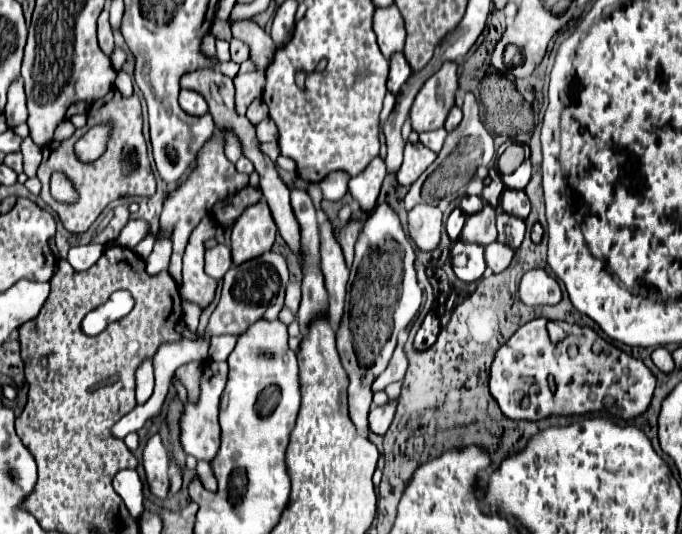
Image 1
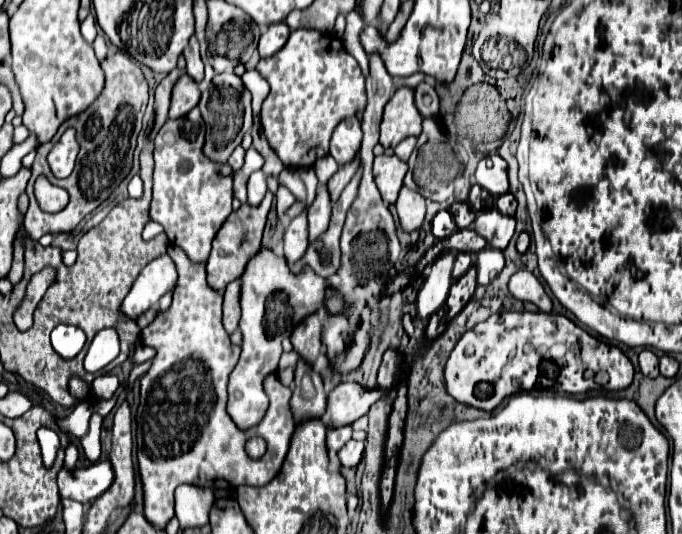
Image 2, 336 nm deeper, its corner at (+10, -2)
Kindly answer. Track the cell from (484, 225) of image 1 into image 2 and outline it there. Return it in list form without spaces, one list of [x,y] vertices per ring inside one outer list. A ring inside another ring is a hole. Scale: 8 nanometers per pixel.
[[[444,252],[436,264],[430,266],[430,274],[420,286],[416,298],[416,316],[418,320],[426,322],[434,312],[438,312],[446,300],[446,294],[452,284],[452,266],[454,266],[454,252]]]

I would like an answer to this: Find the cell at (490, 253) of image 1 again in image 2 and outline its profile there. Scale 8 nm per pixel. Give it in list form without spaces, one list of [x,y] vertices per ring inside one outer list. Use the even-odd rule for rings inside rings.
[[[486,246],[478,254],[474,254],[474,264],[478,268],[478,284],[486,286],[504,268],[504,254],[502,254],[502,250],[496,250],[492,246]]]

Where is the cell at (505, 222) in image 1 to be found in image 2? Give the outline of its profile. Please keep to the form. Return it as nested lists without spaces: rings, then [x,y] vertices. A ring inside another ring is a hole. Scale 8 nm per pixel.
[[[496,208],[492,210],[484,210],[476,214],[476,222],[474,222],[474,230],[486,238],[486,242],[492,248],[504,250],[514,234],[514,226],[516,220],[512,216],[504,216],[502,212],[496,212]]]

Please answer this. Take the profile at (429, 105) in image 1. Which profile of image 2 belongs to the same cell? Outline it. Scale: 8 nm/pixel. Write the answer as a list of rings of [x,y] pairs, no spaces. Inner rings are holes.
[[[398,88],[392,100],[384,108],[384,118],[380,124],[380,144],[384,148],[394,148],[408,136],[420,134],[422,116],[416,112],[416,104],[412,100],[414,90]]]

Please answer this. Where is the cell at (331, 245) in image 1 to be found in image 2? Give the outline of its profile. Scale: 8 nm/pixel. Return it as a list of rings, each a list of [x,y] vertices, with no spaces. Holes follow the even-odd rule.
[[[320,188],[312,206],[308,208],[308,226],[310,226],[310,240],[316,240],[320,234],[326,232],[330,222],[330,196],[326,188]]]

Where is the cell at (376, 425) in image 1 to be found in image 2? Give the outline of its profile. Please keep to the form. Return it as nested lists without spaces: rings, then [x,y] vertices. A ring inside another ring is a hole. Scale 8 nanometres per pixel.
[[[350,440],[340,452],[338,452],[338,458],[340,458],[340,464],[346,466],[346,468],[354,468],[360,458],[362,458],[362,452],[364,452],[364,442],[356,442],[356,440]]]

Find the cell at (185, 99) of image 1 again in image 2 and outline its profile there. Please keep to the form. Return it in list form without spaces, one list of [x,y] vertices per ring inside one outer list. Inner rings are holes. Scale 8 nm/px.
[[[180,76],[172,90],[172,102],[170,102],[170,120],[176,120],[180,116],[186,116],[200,100],[200,88],[190,76]]]

